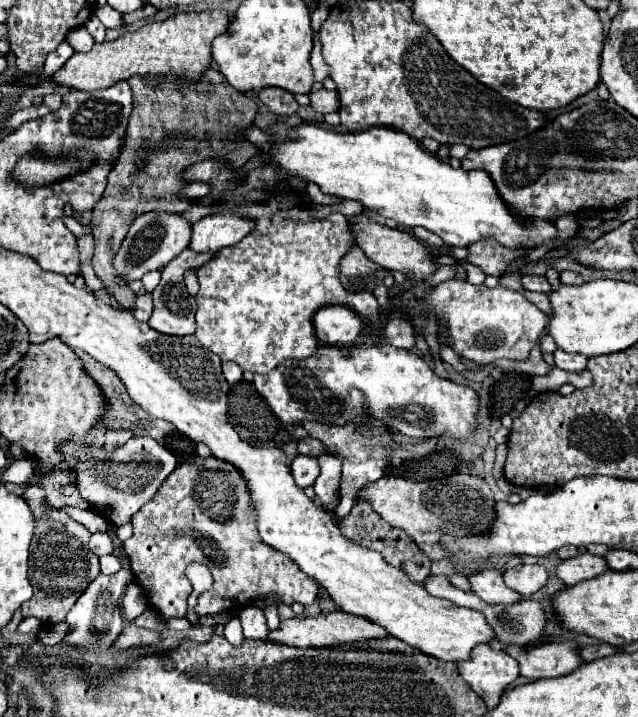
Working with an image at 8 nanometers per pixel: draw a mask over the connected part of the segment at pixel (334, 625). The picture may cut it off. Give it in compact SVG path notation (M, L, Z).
M328 612L328 614L310 616L310 618L282 620L278 630L272 630L268 634L268 642L296 646L296 648L322 648L322 646L336 646L336 644L344 644L344 642L372 640L372 638L382 638L382 636L388 636L386 630L362 616L350 616L344 612Z

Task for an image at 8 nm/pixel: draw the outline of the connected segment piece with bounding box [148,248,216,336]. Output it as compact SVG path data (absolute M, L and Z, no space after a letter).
M186 248L180 256L176 256L176 258L162 270L162 280L160 280L160 284L156 286L156 290L152 292L152 296L154 296L154 312L152 312L152 318L148 320L148 324L150 324L154 330L158 330L160 334L172 334L172 336L188 336L188 334L194 334L194 332L196 332L196 320L194 320L196 300L186 292L184 272L186 272L186 270L196 270L196 268L200 268L202 264L206 264L206 260L210 262L210 258L214 258L214 256L216 256L214 252L198 254L198 252L192 252L190 248Z

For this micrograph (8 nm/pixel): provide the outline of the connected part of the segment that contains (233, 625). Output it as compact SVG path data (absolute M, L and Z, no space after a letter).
M230 618L230 620L226 622L226 626L224 626L224 638L226 638L230 644L234 644L234 646L242 644L244 636L242 636L240 618Z

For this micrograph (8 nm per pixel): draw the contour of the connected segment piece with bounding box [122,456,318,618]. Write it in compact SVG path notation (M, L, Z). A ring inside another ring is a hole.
M194 456L192 460L180 464L162 482L162 488L158 488L154 498L146 506L142 506L142 512L134 516L132 528L134 532L126 542L122 542L122 548L130 558L132 572L144 588L150 606L160 610L160 614L164 614L166 618L186 616L192 584L188 582L184 570L190 562L202 562L214 576L212 588L198 596L196 614L218 614L226 610L226 606L246 606L266 594L280 596L288 606L294 602L308 606L316 600L318 584L314 584L314 580L310 580L308 576L302 576L302 572L298 572L298 568L294 568L294 564L290 564L290 560L286 560L280 552L274 552L272 548L266 548L266 544L262 544L258 530L254 528L254 510L250 508L250 496L246 496L246 484L242 476L238 476L238 470L230 468L230 464L226 464L224 460L214 460L214 456Z

